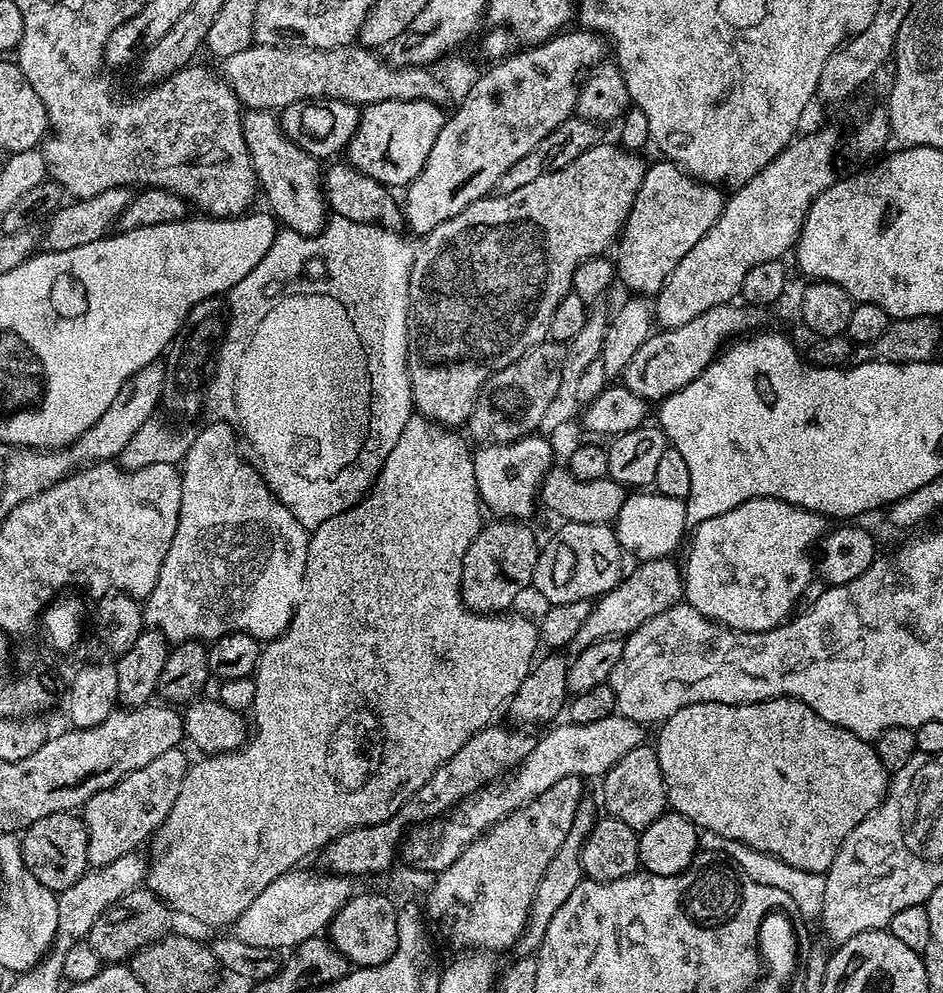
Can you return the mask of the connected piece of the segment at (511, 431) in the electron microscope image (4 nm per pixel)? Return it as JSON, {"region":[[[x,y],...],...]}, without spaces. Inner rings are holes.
{"region":[[[545,342],[534,346],[518,362],[498,370],[484,383],[482,390],[476,396],[476,404],[466,425],[467,431],[472,431],[471,439],[486,444],[509,444],[511,440],[518,440],[524,436],[533,435],[539,429],[546,409],[558,391],[558,382],[562,382],[562,362],[566,362],[566,347],[555,342]]]}

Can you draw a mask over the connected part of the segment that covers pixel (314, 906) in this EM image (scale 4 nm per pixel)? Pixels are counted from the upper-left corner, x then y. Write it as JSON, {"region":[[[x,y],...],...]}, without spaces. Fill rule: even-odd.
{"region":[[[300,871],[281,872],[254,902],[250,902],[250,906],[246,906],[246,910],[242,910],[234,925],[237,938],[250,946],[291,950],[306,942],[306,938],[319,936],[327,929],[348,901],[349,877]]]}

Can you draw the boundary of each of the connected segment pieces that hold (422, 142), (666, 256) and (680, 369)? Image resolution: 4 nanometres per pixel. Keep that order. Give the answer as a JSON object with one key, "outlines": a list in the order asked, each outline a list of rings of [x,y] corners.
{"outlines":[[[[428,100],[378,101],[369,104],[360,113],[358,130],[350,138],[346,149],[347,163],[353,164],[362,174],[387,184],[389,189],[407,186],[426,166],[430,149],[438,138],[446,119],[445,109]]],[[[667,158],[657,164],[649,163],[644,170],[638,198],[624,223],[624,231],[615,245],[615,275],[619,283],[629,288],[629,293],[655,297],[662,290],[666,278],[694,250],[694,246],[718,222],[724,209],[725,193],[717,185],[689,176],[683,168]]],[[[729,302],[722,306],[710,306],[710,310],[706,310],[706,314],[698,314],[698,318],[690,318],[690,322],[686,322],[686,326],[653,331],[648,340],[642,342],[642,346],[638,346],[634,358],[630,358],[622,377],[623,387],[629,388],[634,394],[638,394],[643,400],[649,402],[665,400],[670,394],[682,390],[682,386],[694,382],[694,378],[698,378],[698,374],[702,374],[702,370],[706,370],[706,366],[710,366],[710,362],[720,355],[729,341],[759,329],[763,325],[760,323],[764,320],[764,312],[765,309],[760,306],[745,306],[740,302]]]]}

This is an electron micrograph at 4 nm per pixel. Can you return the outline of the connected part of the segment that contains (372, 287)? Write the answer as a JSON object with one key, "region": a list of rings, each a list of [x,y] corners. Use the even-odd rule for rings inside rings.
{"region":[[[332,216],[325,223],[324,229],[316,236],[303,236],[297,232],[287,230],[277,231],[274,238],[274,246],[270,246],[270,250],[266,250],[266,258],[262,258],[262,262],[258,262],[258,266],[254,266],[254,270],[250,270],[250,274],[246,274],[246,278],[242,278],[242,282],[238,282],[238,286],[234,286],[231,292],[226,296],[226,308],[230,313],[230,319],[226,324],[226,331],[223,340],[218,345],[218,355],[214,360],[214,371],[210,376],[210,383],[206,388],[206,400],[216,412],[221,412],[223,419],[228,422],[234,422],[234,427],[241,437],[248,439],[248,444],[252,447],[254,463],[260,470],[260,477],[266,482],[266,486],[278,498],[278,502],[282,502],[282,506],[286,506],[286,510],[290,510],[290,514],[294,514],[294,518],[298,518],[298,522],[302,522],[302,526],[309,530],[322,526],[322,522],[326,522],[326,518],[334,518],[338,514],[342,514],[346,510],[353,508],[357,502],[367,496],[371,490],[373,482],[376,481],[376,475],[384,469],[386,458],[390,454],[390,450],[394,450],[394,446],[398,442],[398,438],[402,434],[402,430],[406,426],[408,419],[414,414],[414,405],[412,403],[412,383],[408,377],[408,283],[410,282],[410,274],[412,273],[412,257],[414,255],[413,245],[408,245],[406,241],[397,231],[383,228],[381,224],[367,224],[366,222],[350,222],[350,218],[342,218],[341,216]]]}

